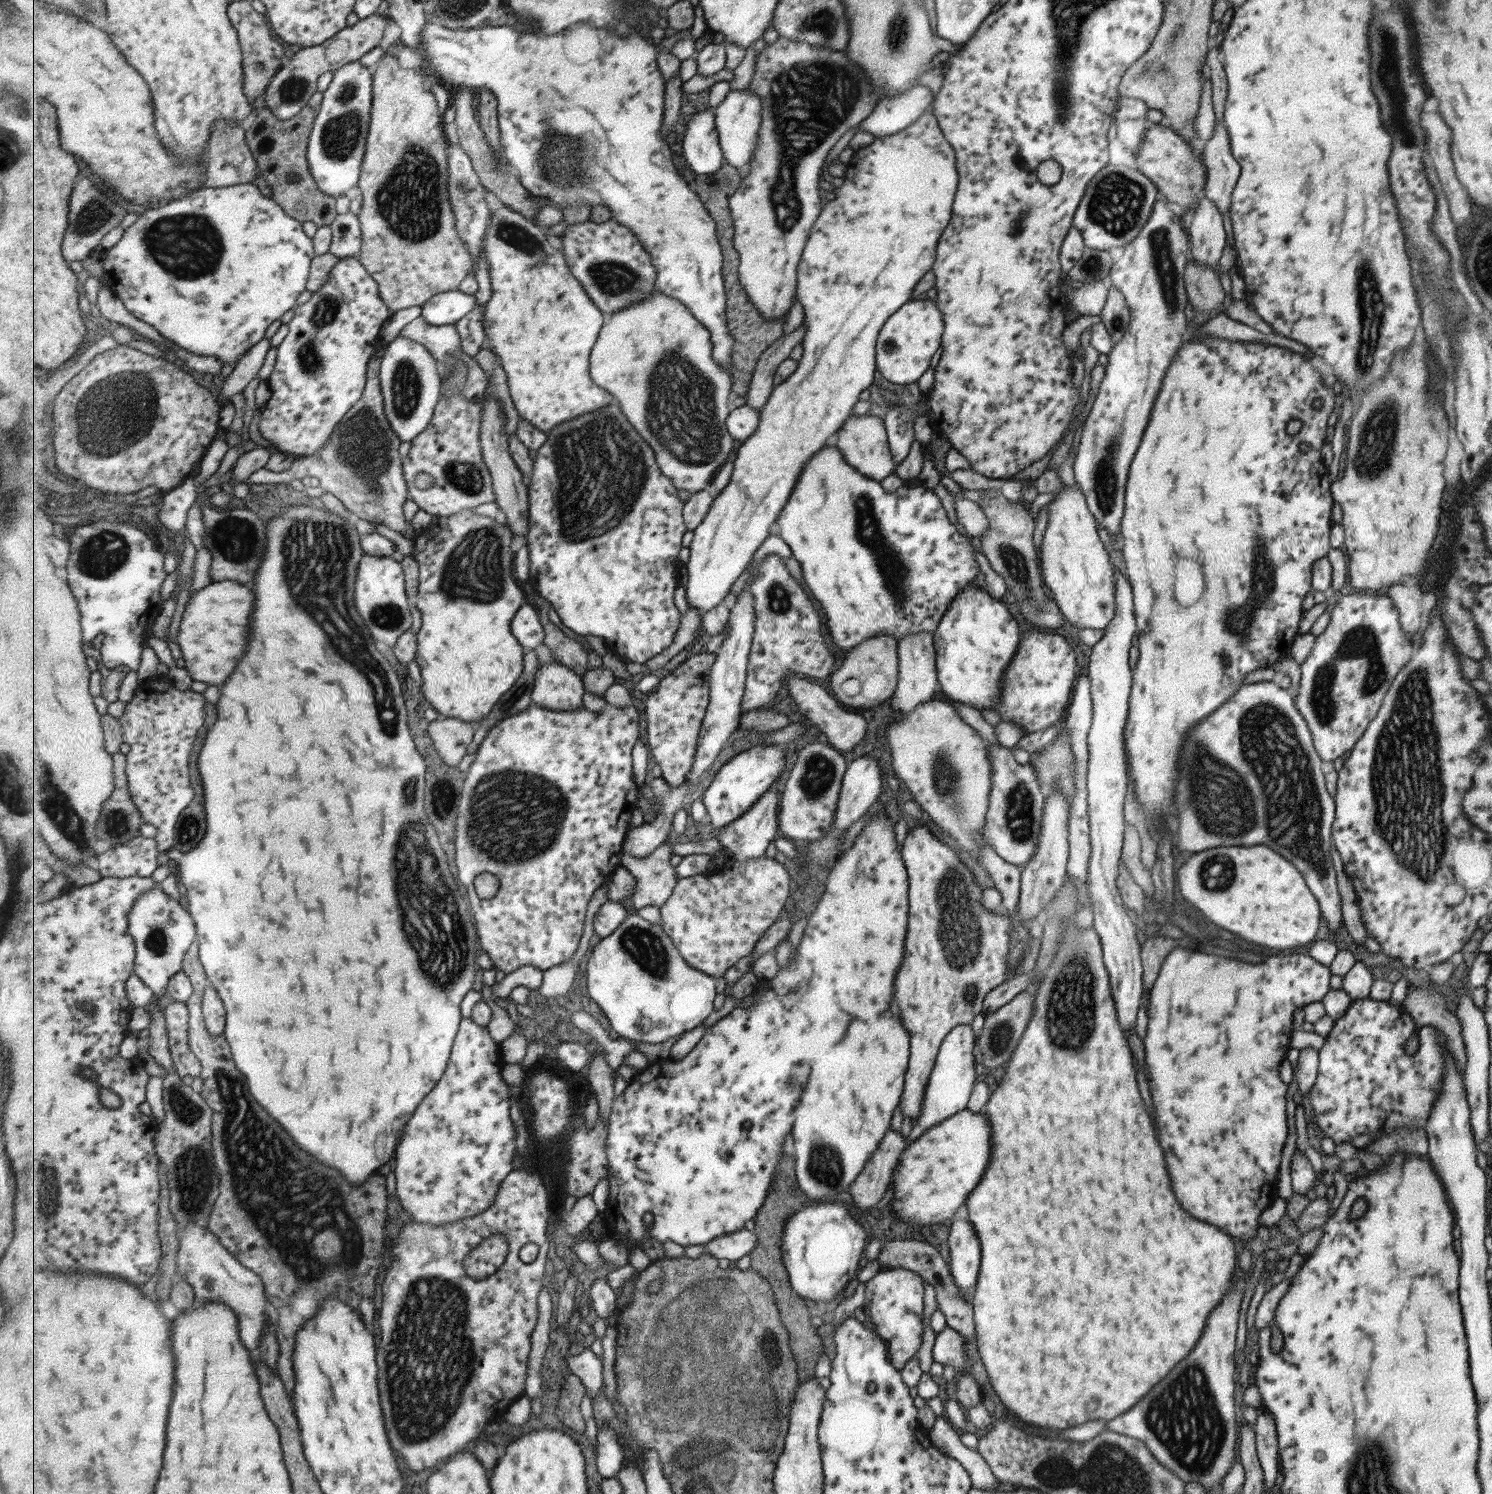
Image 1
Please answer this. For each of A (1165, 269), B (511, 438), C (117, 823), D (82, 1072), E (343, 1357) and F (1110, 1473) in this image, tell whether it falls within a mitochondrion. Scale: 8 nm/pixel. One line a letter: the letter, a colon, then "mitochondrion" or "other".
A: mitochondrion
B: other
C: mitochondrion
D: other
E: other
F: mitochondrion

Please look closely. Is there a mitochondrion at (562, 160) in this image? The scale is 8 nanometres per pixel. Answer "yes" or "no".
yes

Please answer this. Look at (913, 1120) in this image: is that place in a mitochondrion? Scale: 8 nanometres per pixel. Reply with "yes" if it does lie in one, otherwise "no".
no

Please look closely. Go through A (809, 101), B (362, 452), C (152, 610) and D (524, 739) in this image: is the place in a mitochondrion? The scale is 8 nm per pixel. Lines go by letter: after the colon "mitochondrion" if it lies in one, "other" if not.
A: mitochondrion
B: mitochondrion
C: other
D: other

